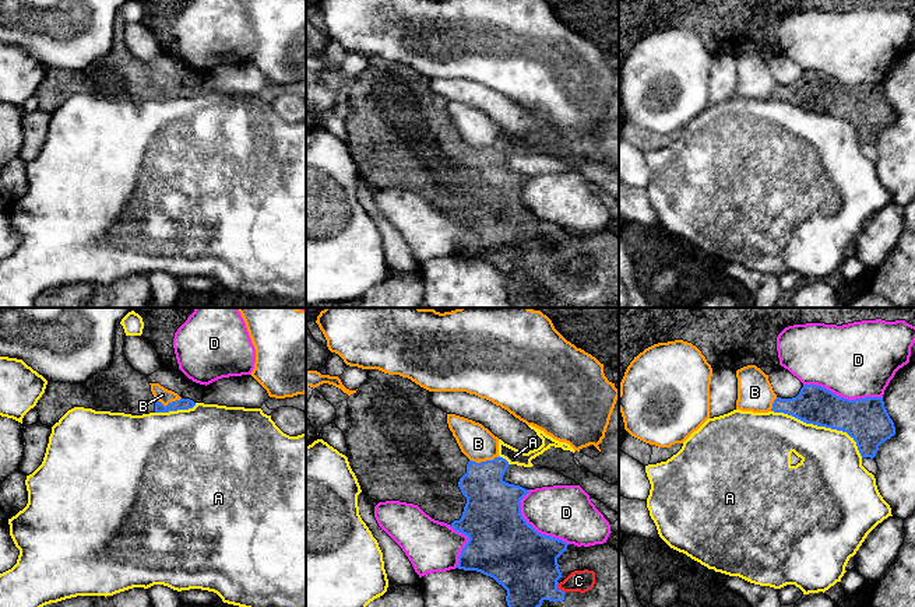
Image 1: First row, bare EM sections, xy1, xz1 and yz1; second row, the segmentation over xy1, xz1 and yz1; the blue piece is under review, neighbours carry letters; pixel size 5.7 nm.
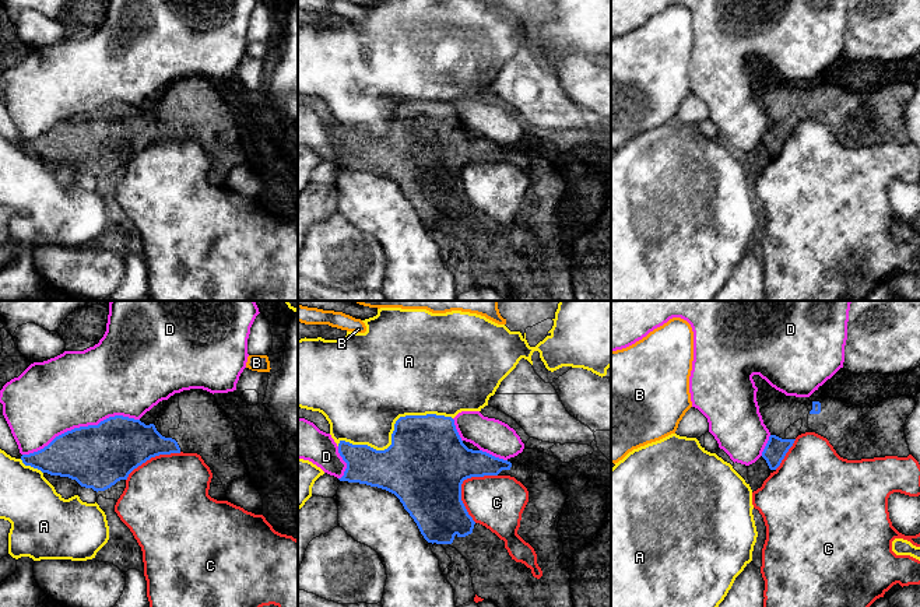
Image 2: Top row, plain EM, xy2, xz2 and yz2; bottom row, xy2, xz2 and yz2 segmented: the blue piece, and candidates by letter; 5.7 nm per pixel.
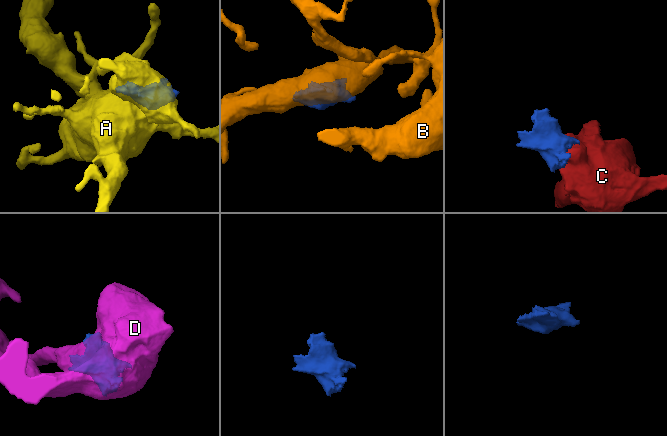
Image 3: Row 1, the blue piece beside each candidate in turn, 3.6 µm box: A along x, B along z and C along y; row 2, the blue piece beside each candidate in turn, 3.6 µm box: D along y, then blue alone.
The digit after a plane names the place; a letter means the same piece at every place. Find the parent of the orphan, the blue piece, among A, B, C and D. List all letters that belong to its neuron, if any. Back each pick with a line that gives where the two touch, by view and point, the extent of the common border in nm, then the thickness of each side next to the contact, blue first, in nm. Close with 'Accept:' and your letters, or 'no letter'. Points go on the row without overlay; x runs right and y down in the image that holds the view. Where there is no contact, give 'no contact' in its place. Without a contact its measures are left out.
Accept: no letter

